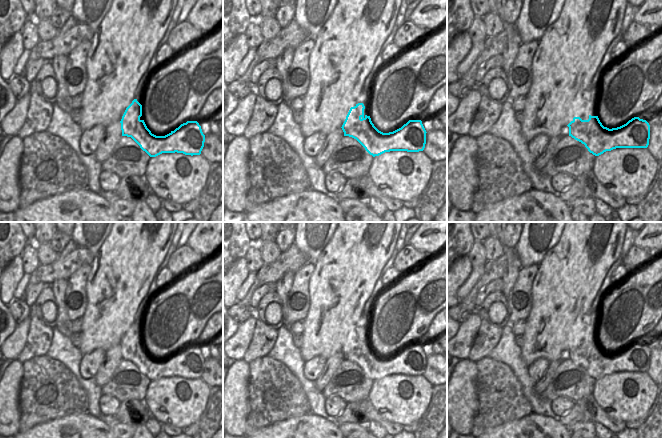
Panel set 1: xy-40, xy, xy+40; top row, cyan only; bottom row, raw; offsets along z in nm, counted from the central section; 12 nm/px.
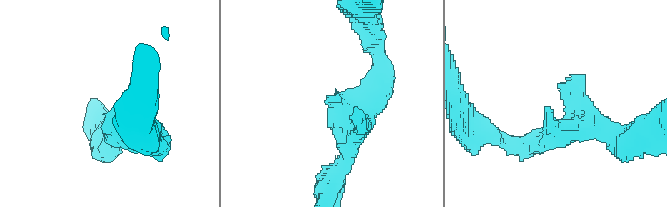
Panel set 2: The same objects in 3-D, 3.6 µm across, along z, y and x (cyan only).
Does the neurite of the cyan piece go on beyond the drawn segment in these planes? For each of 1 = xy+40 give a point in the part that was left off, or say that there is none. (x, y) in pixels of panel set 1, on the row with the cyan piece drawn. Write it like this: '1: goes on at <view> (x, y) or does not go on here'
1: does not go on here

